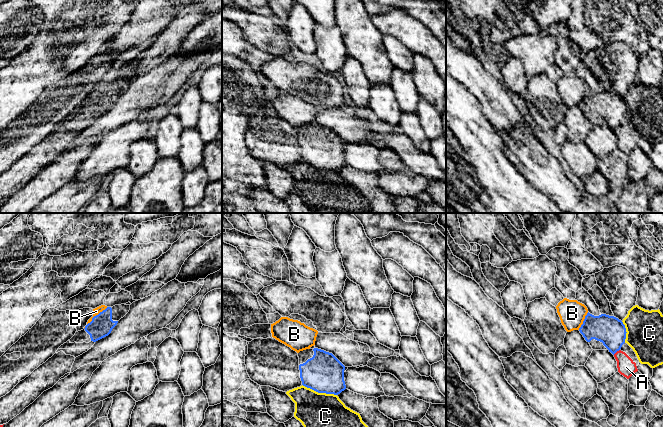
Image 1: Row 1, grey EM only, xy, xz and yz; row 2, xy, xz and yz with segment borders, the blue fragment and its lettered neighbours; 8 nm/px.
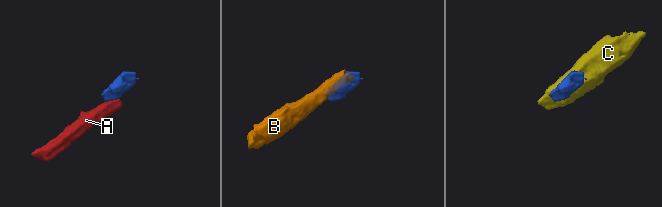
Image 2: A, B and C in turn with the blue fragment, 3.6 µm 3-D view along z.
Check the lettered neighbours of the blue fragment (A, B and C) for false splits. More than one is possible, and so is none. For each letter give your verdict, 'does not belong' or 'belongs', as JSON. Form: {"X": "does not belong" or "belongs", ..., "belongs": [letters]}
{"A": "does not belong", "B": "does not belong", "C": "does not belong", "belongs": []}

